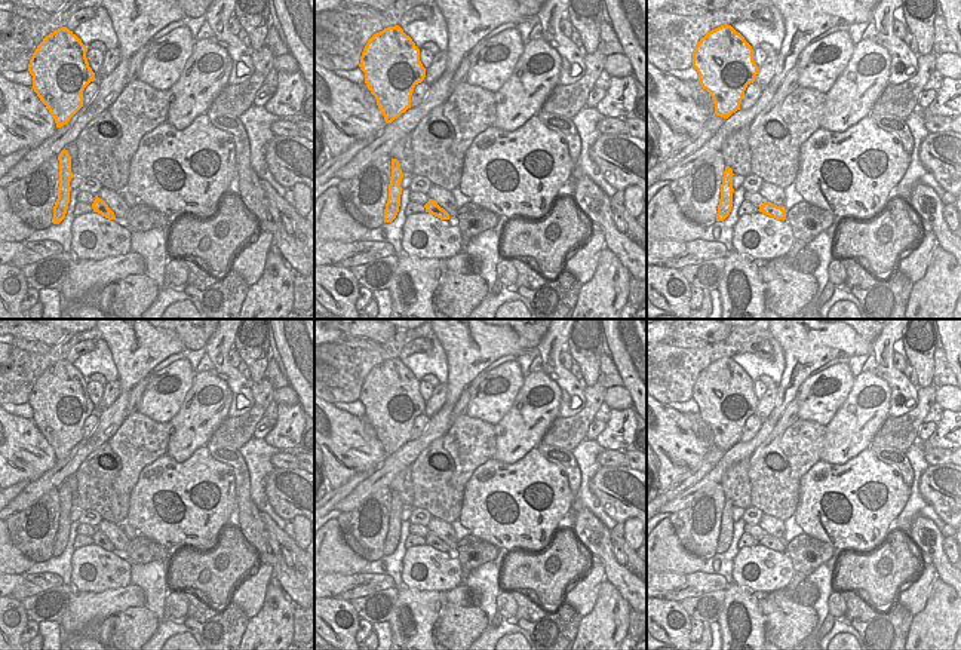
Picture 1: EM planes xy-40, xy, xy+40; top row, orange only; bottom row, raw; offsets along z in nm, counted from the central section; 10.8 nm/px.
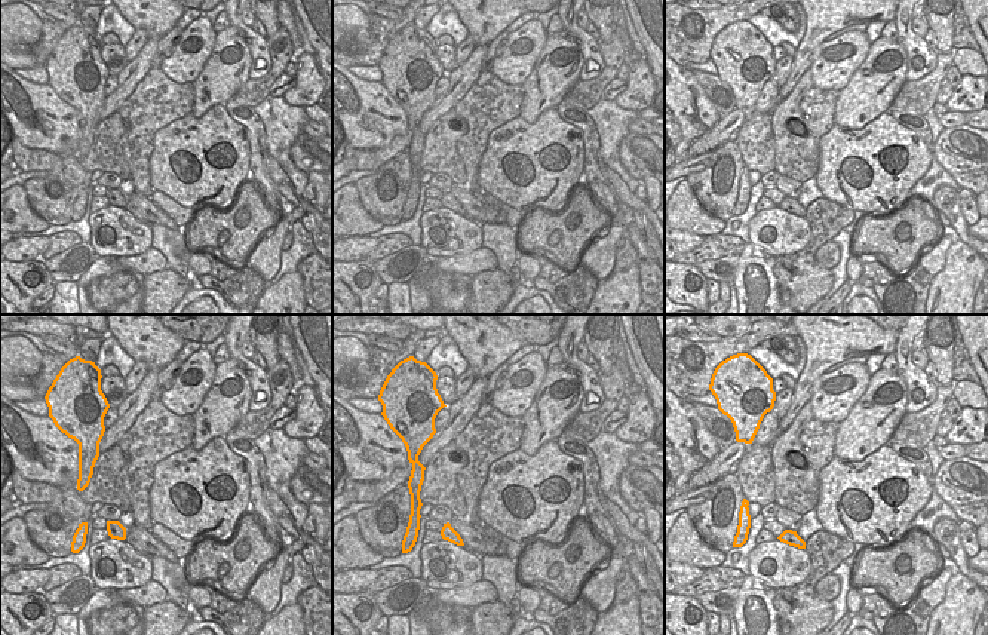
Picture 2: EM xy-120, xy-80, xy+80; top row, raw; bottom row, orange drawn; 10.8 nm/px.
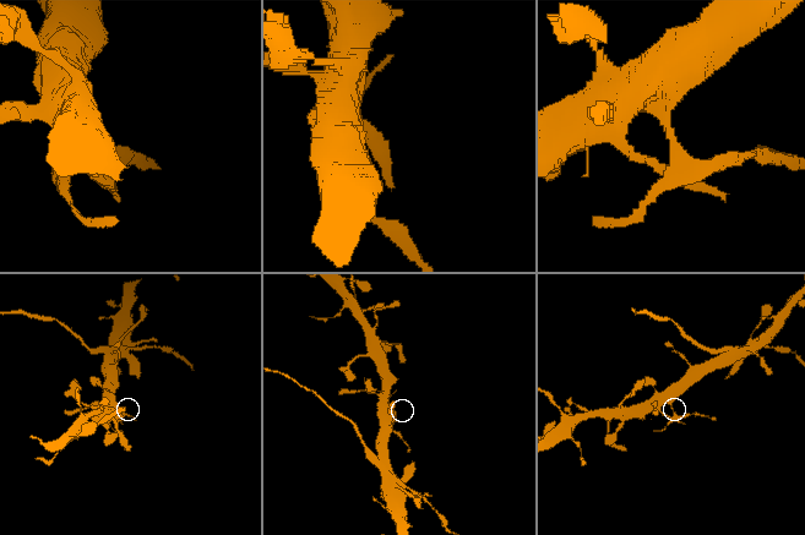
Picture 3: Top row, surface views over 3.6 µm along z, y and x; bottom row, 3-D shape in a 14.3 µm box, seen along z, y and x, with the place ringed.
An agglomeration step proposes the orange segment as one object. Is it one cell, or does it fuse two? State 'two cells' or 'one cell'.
two cells

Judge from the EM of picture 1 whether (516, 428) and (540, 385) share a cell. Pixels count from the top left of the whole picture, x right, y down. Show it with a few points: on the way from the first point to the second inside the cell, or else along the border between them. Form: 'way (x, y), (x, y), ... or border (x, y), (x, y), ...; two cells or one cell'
way (525, 416), (525, 395), (530, 391); one cell

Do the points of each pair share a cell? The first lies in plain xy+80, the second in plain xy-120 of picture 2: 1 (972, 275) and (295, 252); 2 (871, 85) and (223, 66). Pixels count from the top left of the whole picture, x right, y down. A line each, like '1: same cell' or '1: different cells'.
1: different cells
2: same cell

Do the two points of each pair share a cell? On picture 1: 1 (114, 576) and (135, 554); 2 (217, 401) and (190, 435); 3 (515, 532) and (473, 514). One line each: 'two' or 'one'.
1: two
2: one
3: one

